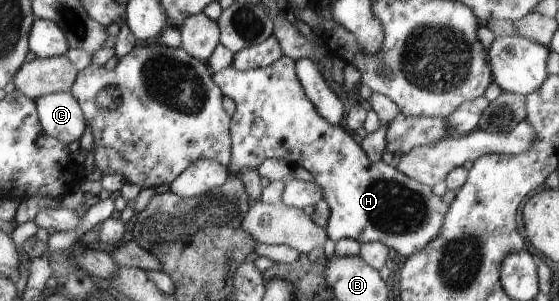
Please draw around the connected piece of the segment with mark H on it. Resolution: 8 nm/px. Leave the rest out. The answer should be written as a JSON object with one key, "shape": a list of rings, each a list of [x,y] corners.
{"shape":[[[282,56],[272,66],[238,71],[227,67],[213,75],[216,85],[224,95],[233,99],[237,110],[233,114],[232,141],[233,160],[227,169],[237,173],[247,168],[257,168],[265,159],[276,158],[287,161],[293,168],[303,167],[313,175],[313,181],[321,187],[323,201],[329,204],[329,220],[325,225],[327,236],[333,241],[355,239],[359,243],[383,243],[388,249],[395,249],[403,257],[411,257],[437,238],[448,207],[442,197],[437,197],[429,185],[421,184],[397,171],[393,164],[373,162],[368,153],[353,141],[351,133],[343,126],[325,121],[315,105],[305,97],[301,81],[295,78],[293,62]]]}

